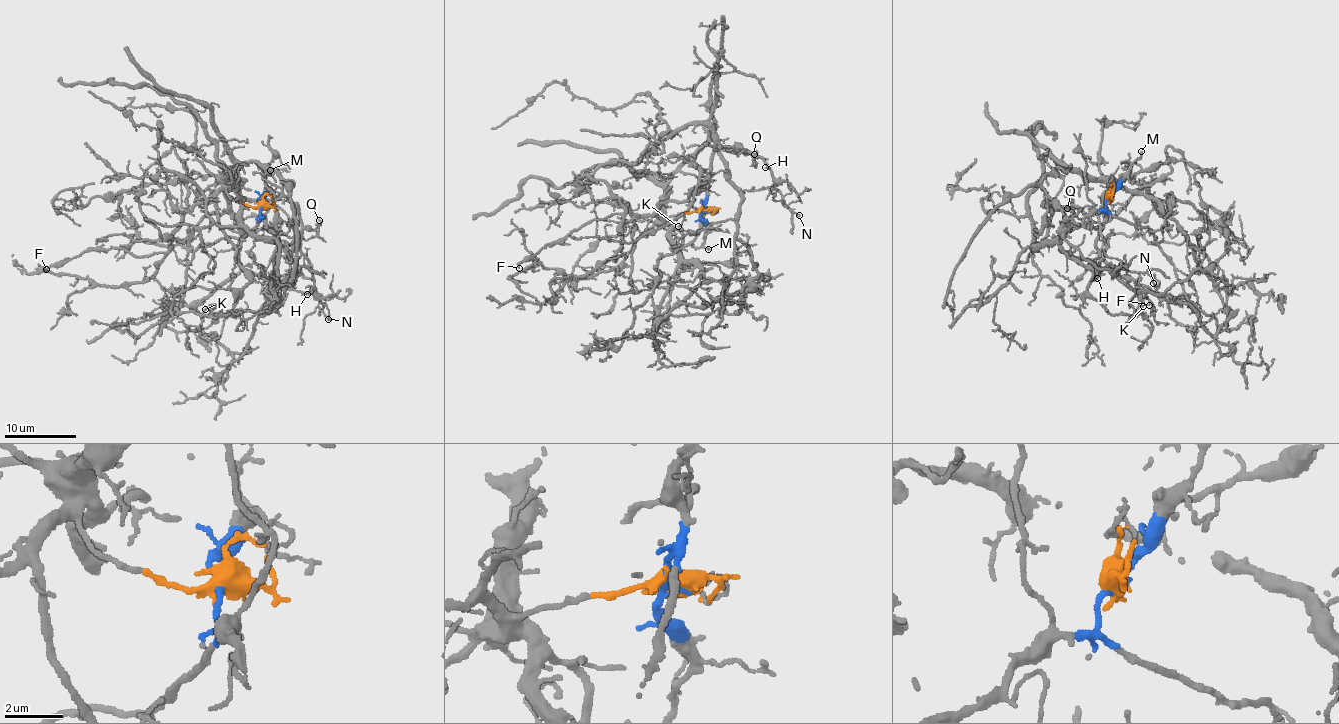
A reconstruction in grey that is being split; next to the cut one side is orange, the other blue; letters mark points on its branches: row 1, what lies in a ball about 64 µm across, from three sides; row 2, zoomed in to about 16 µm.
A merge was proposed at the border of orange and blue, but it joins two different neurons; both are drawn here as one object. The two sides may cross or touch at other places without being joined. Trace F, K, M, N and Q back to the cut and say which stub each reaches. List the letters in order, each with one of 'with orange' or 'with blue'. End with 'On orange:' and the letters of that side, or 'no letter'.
F: with orange
K: with orange
M: with blue
N: with blue
Q: with blue
On orange: F, K

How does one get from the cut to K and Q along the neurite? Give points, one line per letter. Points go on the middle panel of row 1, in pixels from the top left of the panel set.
K: (702, 210), (664, 218), (657, 211), (662, 202), (687, 198), (706, 176), (701, 169), (693, 205), (678, 226)
Q: (702, 210), (711, 154), (718, 145), (754, 154)

